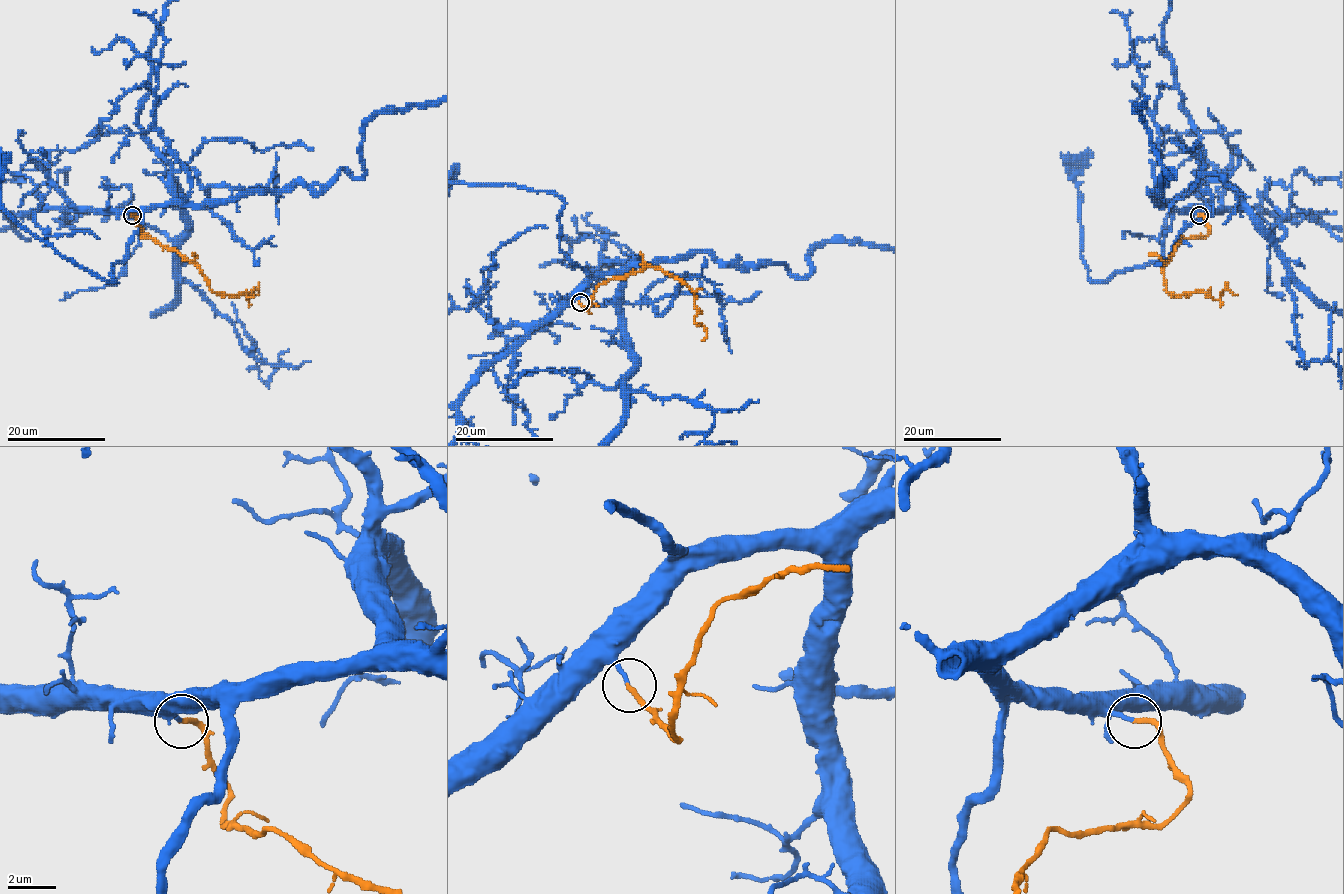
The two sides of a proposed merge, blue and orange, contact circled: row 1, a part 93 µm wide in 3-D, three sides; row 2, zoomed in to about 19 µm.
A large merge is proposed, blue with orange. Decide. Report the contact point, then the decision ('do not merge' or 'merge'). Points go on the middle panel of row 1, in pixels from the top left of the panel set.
(580, 302) | merge

